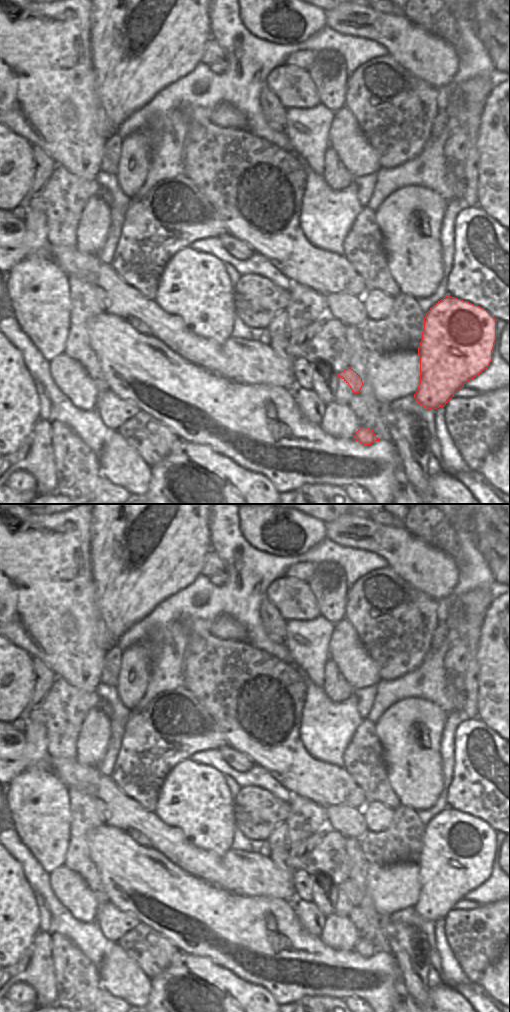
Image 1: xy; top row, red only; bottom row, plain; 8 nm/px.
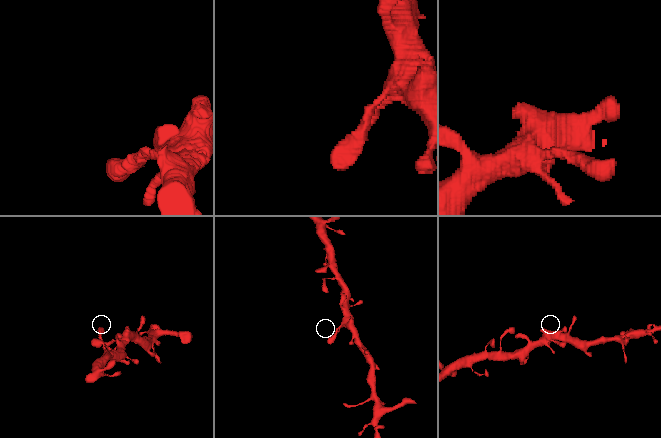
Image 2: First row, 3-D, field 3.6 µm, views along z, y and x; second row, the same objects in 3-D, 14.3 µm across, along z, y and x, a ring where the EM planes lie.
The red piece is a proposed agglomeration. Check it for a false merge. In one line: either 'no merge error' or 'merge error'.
no merge error

